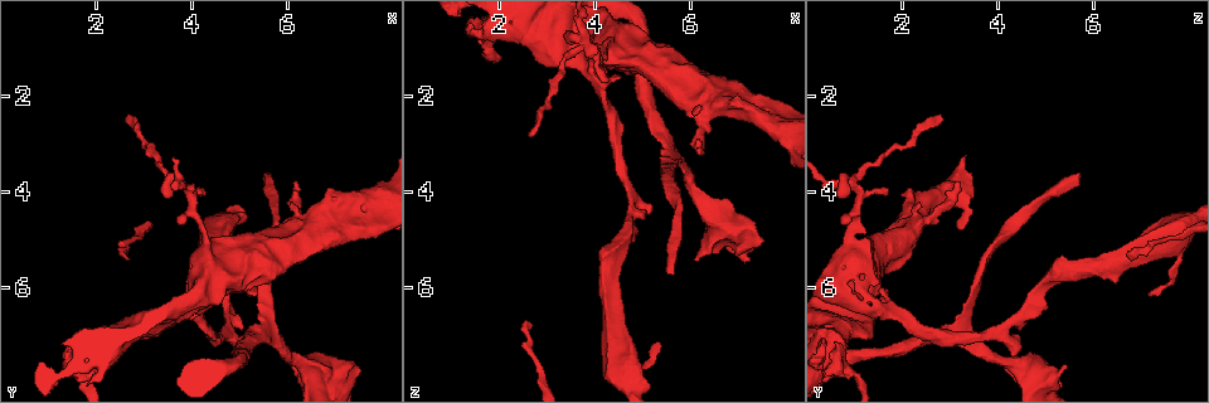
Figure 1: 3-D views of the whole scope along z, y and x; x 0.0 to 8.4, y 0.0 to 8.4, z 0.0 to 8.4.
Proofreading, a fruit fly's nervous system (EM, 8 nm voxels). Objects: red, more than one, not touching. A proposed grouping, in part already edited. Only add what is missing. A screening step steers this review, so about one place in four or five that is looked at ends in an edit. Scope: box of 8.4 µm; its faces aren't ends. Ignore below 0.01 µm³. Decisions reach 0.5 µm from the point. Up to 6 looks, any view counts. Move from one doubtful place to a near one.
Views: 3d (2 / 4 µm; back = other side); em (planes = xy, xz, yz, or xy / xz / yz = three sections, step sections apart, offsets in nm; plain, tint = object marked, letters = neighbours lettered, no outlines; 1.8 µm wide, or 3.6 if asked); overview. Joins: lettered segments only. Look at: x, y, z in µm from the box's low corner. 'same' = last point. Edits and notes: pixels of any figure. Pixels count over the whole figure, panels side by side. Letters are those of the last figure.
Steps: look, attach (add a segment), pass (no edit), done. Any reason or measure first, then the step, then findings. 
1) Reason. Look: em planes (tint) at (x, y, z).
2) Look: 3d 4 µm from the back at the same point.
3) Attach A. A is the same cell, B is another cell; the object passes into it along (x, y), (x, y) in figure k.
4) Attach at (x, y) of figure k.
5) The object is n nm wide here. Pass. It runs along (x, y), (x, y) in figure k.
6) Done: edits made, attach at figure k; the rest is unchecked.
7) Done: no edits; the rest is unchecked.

Thick turns thin. Look: em 3.6 µm planes (tint) at (1.80, 8.00, 1.10).

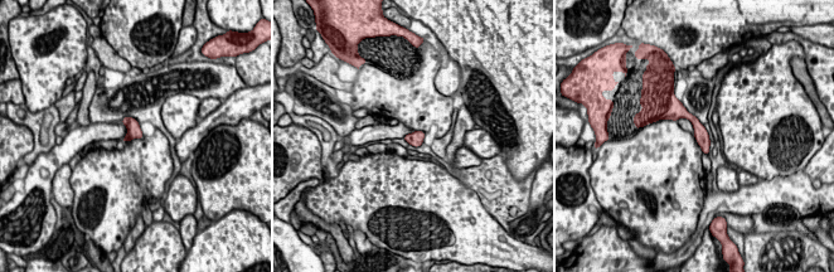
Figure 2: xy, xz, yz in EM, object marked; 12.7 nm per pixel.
Look: em 3.6 µm planes (letters) at the same point.

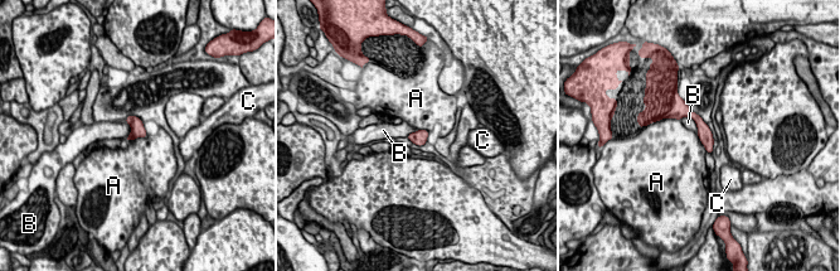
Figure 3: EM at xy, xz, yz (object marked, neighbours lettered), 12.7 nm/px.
The longest contact is with A, 280 nm. Pass. A, B and C are other cells; a border runs along (680, 119), (692, 119), (697, 131) in figure 3; no lettered segment goes on from it.

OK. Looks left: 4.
Long arm stops here. Look: 3d 2 µm at (5.60, 3.60, 5.75).

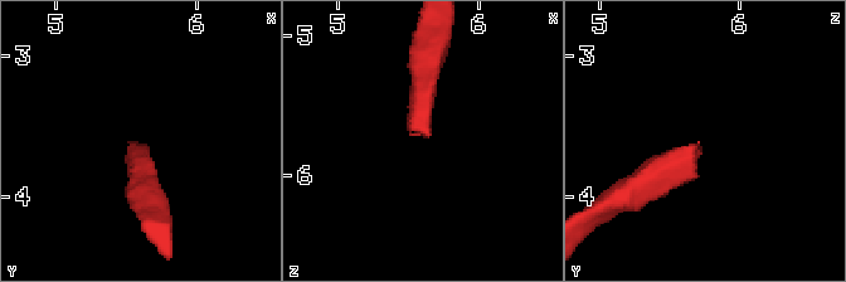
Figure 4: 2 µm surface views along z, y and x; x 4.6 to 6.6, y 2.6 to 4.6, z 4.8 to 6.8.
Now the EM. Look: em yz step 16 (tint) at (5.64, 3.62, 5.68).

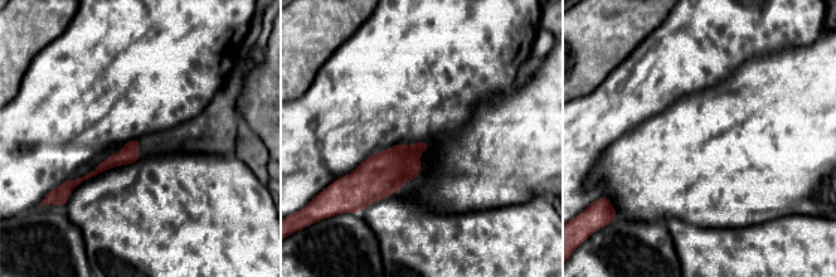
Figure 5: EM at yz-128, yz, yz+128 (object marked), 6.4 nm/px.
Another direction. Look: em planes (letters) at the same point.

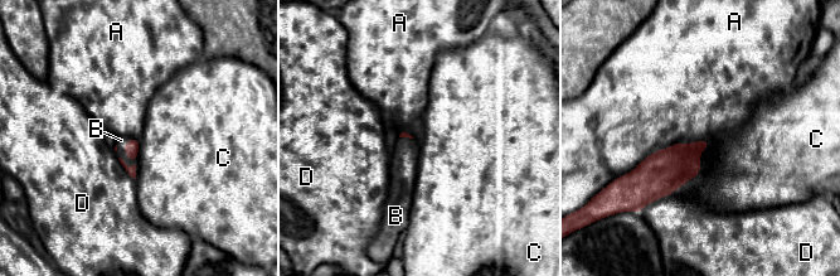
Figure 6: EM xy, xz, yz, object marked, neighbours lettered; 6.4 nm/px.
Attach B. B is the same cell, A, C and D are other cells; the object passes into it along (132, 146), (126, 151), (121, 140) in figure 6; it goes on there.

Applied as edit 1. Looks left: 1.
Done: edits made, attach at figure 6; the rest is unchecked.

